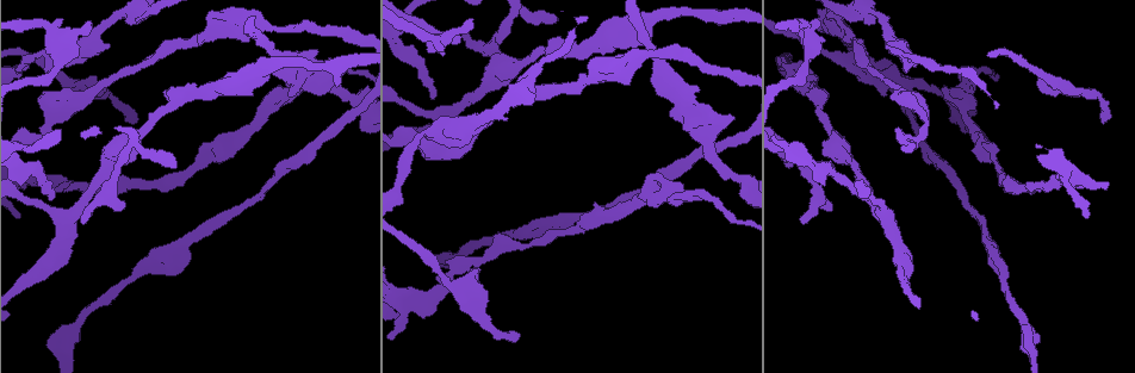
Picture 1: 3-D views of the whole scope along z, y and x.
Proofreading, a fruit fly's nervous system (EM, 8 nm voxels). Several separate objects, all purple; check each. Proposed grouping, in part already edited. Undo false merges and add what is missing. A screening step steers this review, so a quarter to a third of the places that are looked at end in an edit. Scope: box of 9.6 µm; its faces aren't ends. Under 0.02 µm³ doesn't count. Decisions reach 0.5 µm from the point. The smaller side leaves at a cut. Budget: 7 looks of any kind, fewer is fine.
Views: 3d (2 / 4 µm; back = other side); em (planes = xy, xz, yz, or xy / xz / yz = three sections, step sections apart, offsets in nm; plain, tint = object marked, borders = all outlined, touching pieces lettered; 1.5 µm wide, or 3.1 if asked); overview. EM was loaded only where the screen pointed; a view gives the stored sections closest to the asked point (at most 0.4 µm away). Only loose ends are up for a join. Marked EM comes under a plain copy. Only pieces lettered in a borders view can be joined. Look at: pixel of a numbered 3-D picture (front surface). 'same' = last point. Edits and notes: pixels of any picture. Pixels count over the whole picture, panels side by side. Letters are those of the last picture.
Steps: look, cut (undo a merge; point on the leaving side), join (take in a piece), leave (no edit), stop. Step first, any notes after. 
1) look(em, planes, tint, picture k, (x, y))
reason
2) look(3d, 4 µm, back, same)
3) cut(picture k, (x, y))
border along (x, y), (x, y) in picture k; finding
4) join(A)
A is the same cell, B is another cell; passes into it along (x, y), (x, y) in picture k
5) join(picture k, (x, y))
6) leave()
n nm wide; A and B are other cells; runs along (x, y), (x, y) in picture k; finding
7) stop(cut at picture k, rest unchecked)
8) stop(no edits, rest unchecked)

look(em, yz, step 8, tint, picture 1, (337, 84))
an open end

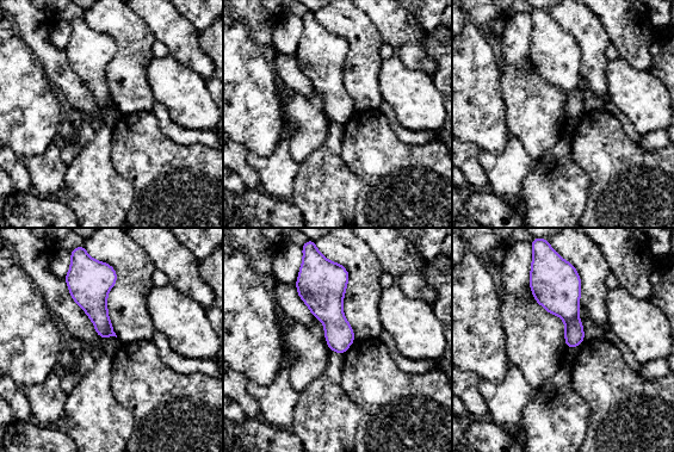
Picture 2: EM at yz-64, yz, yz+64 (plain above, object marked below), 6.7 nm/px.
look(em, planes, borders, same)
another direction

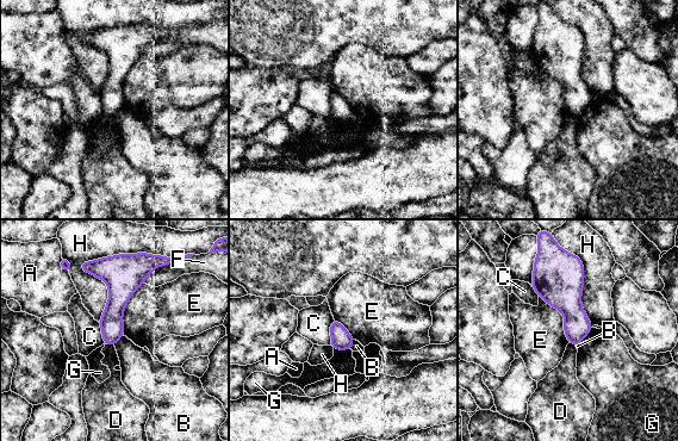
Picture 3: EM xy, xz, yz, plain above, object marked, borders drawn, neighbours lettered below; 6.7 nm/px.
leave()
H touches over 500 nm; A, B, C, D, E, F, G and H are other cells; border along (123, 334), (113, 345) in picture 3; none of them fits

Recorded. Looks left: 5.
look(em, planes, borders, picture 1, (175, 164))
an open end

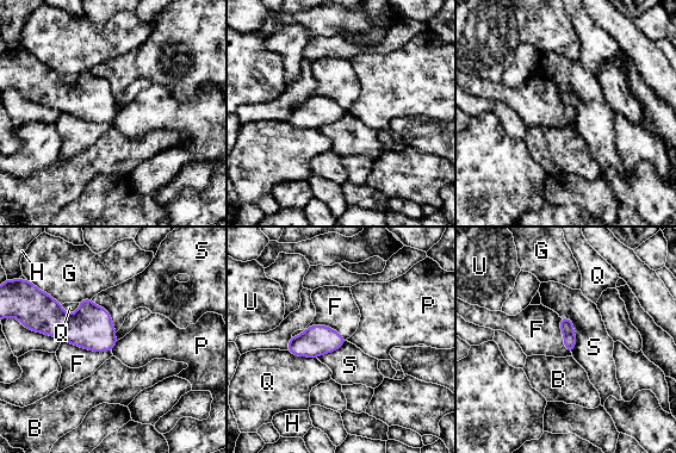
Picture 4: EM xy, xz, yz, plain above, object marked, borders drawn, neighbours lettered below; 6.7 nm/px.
leave()
B, F, G, H, P, Q, S and U are other cells; border along (560, 316), (572, 323), (572, 353) in picture 4; no lettered piece goes on from it

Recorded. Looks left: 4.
look(em, yz, step 8, borders, picture 1, (922, 107))
branch stops here

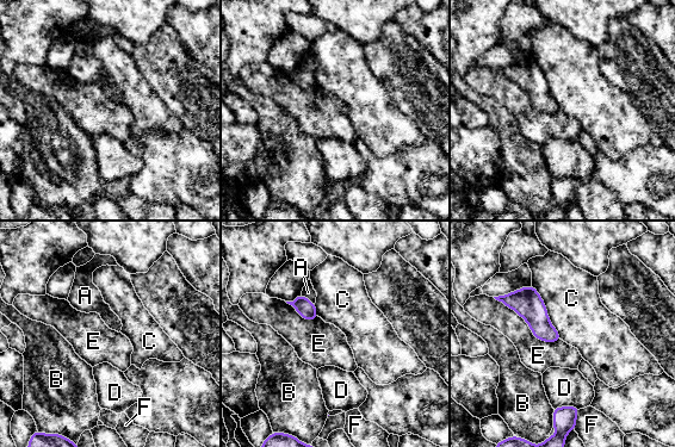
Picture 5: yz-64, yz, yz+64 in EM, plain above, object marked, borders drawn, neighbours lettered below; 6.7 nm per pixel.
leave()
A, B, C, D, E and F are other cells; none of them fits

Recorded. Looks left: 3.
stop(no edits, rest unchecked)

